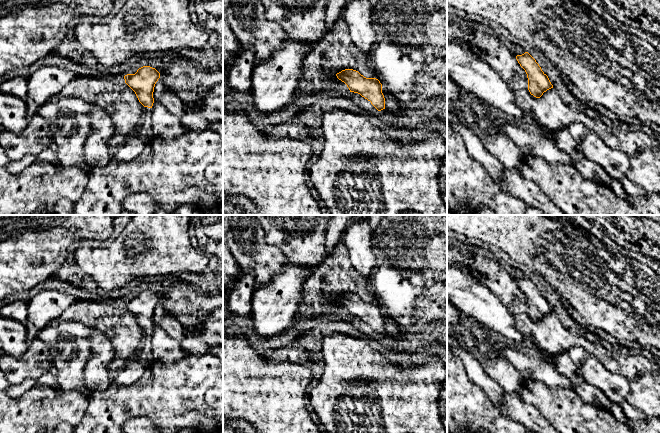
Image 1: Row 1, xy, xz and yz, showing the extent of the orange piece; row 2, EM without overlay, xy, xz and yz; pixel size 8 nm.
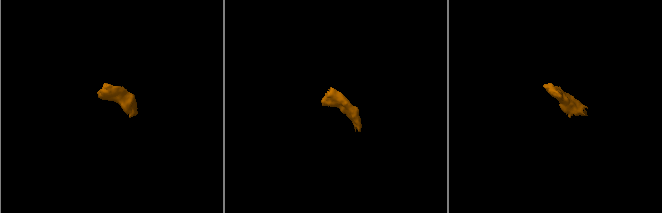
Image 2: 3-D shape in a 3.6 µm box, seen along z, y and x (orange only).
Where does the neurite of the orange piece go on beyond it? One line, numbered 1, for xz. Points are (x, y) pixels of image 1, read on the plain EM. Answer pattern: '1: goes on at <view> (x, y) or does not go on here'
1: does not go on here

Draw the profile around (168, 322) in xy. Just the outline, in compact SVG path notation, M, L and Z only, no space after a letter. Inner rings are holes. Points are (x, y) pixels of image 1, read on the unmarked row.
M160 302L155 308L153 322L167 332L173 339L180 342L184 339L184 328L176 316L168 312Z

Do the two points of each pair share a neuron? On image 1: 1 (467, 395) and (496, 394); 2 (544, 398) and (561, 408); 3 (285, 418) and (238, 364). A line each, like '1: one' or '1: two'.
1: two
2: one
3: one

